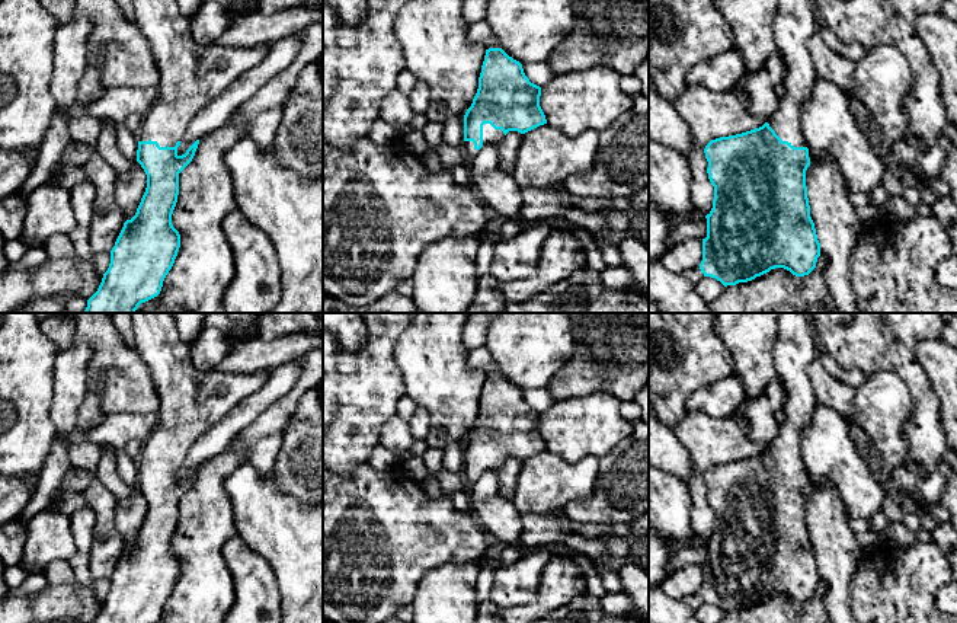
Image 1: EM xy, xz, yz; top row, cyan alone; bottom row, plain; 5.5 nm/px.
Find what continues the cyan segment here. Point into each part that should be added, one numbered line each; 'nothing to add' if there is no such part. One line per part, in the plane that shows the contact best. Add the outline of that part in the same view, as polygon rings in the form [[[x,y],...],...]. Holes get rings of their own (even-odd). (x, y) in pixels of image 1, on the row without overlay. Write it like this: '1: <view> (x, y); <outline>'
1: xy (191, 402); [[[131,313],[131,323],[134,348],[148,367],[160,399],[159,422],[144,441],[137,466],[175,473],[182,467],[189,447],[243,399],[259,390],[266,383],[269,370],[240,374],[199,371],[191,361],[189,346],[180,338],[172,313]]]

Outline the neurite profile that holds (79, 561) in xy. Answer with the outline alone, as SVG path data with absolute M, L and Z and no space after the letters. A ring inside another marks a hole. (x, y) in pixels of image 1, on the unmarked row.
M77 550L70 559L68 559L76 579L89 588L95 590L95 579L92 578L89 563L90 563L90 550L89 552L80 552Z

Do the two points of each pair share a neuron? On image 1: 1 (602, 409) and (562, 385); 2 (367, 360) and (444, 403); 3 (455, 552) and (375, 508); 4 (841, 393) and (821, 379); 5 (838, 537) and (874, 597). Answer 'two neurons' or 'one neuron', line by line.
1: two neurons
2: two neurons
3: one neuron
4: one neuron
5: two neurons

